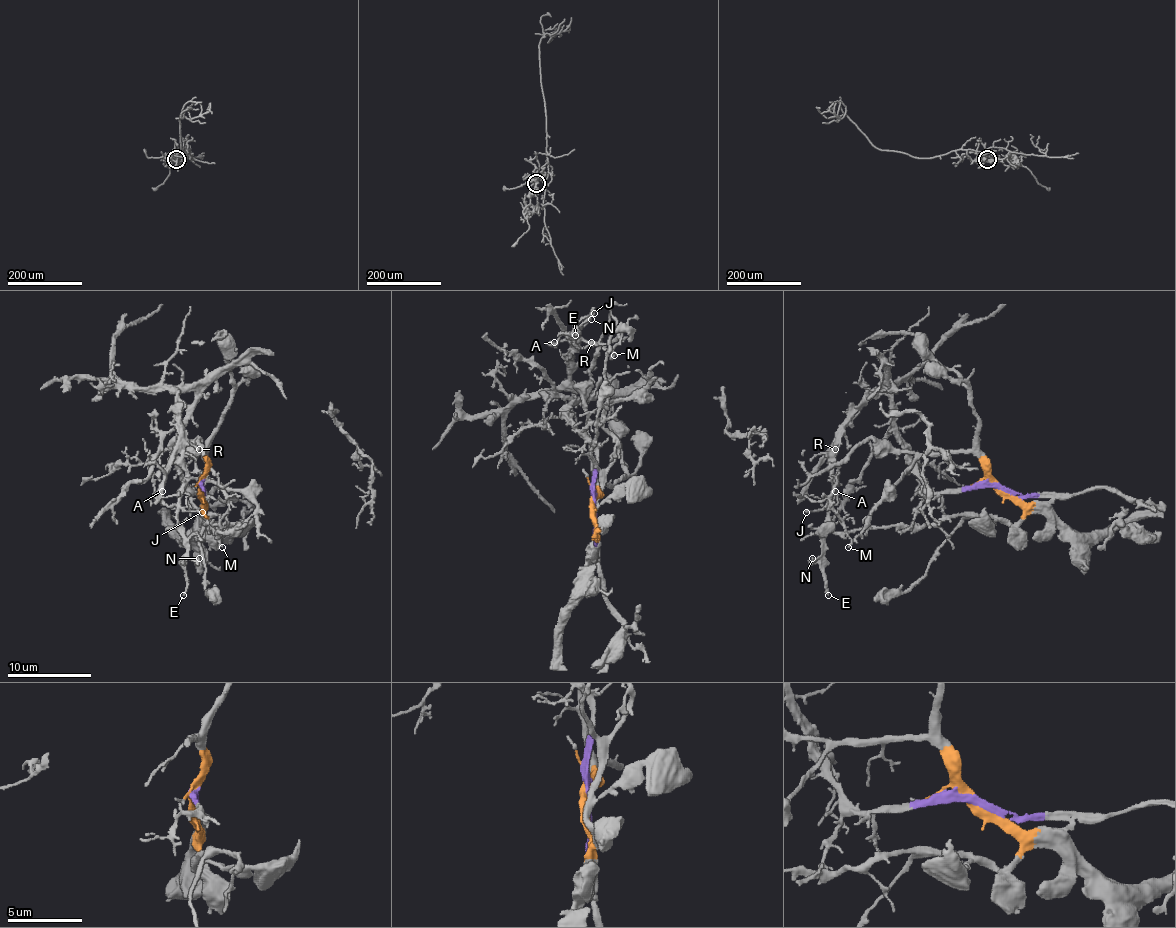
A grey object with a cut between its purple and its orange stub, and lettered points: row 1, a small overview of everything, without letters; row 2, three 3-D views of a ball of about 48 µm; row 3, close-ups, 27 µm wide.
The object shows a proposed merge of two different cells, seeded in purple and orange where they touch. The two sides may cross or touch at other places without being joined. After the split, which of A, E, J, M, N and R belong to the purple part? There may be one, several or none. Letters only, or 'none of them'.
A, E, J, M, N, R

